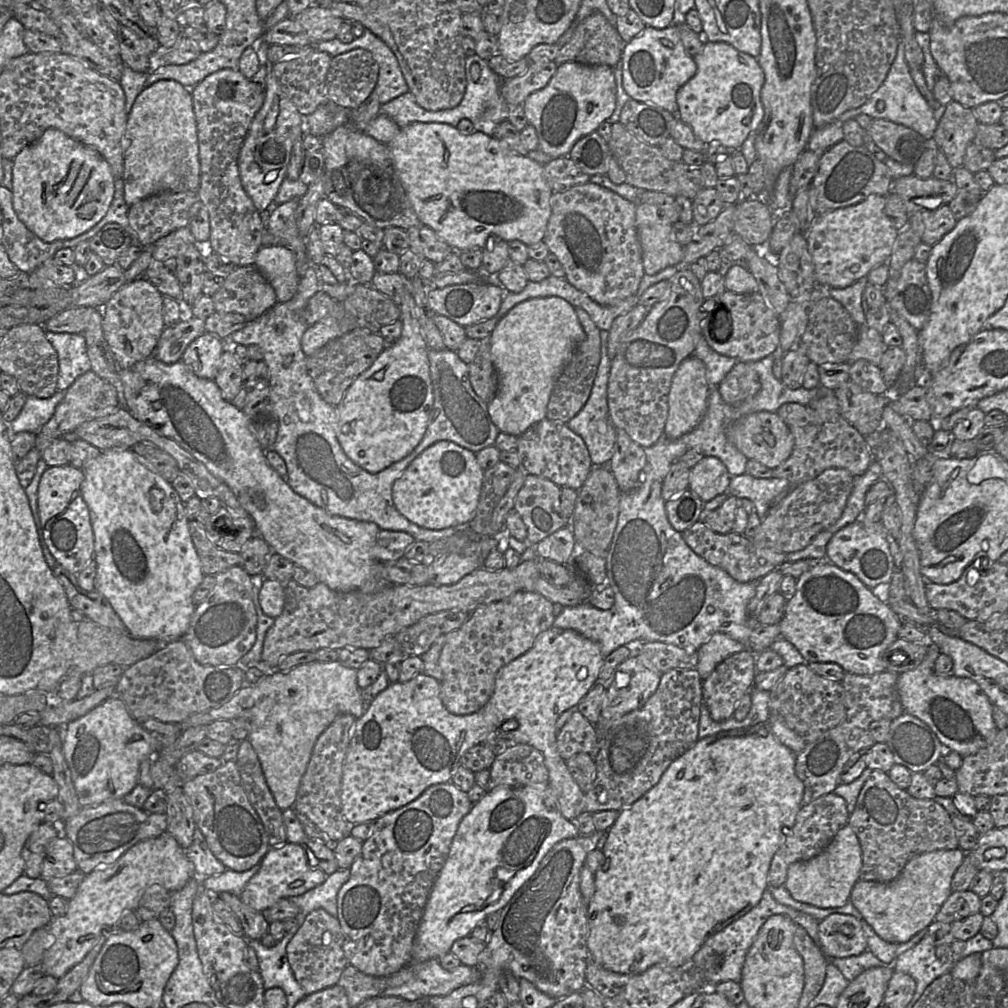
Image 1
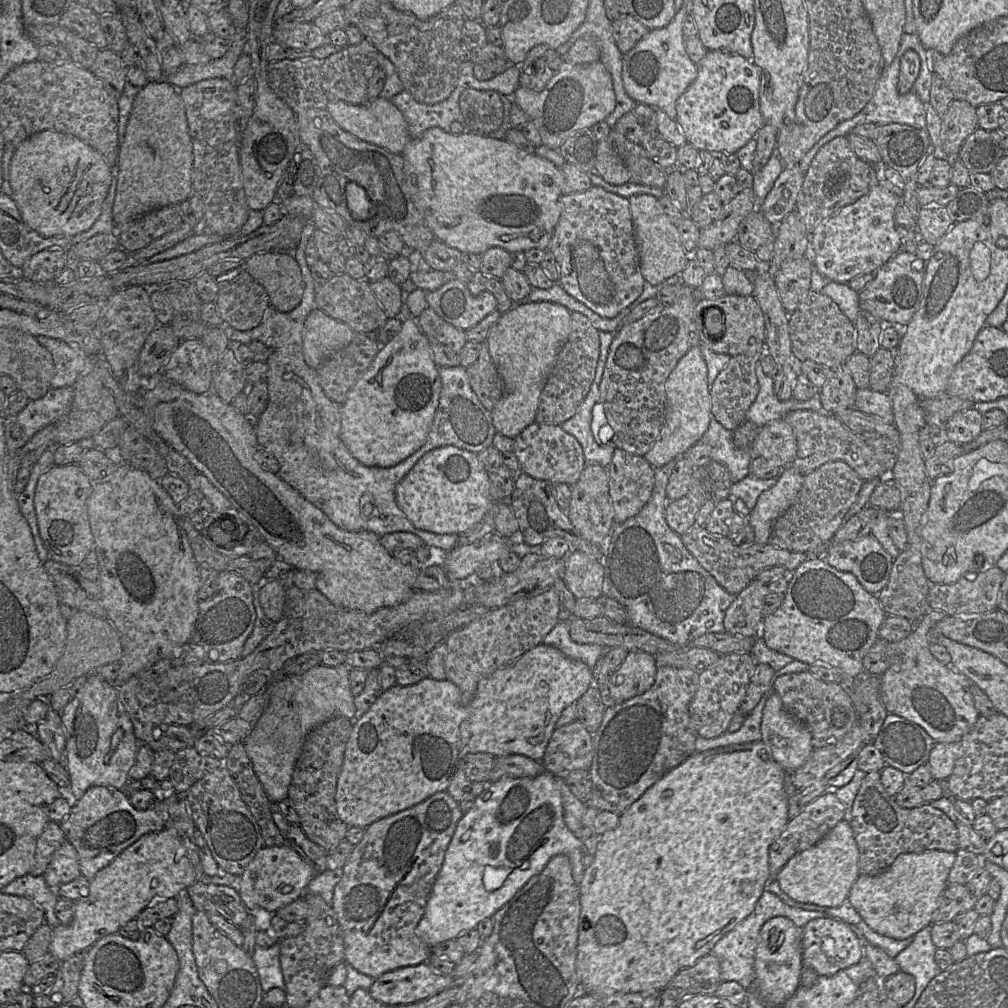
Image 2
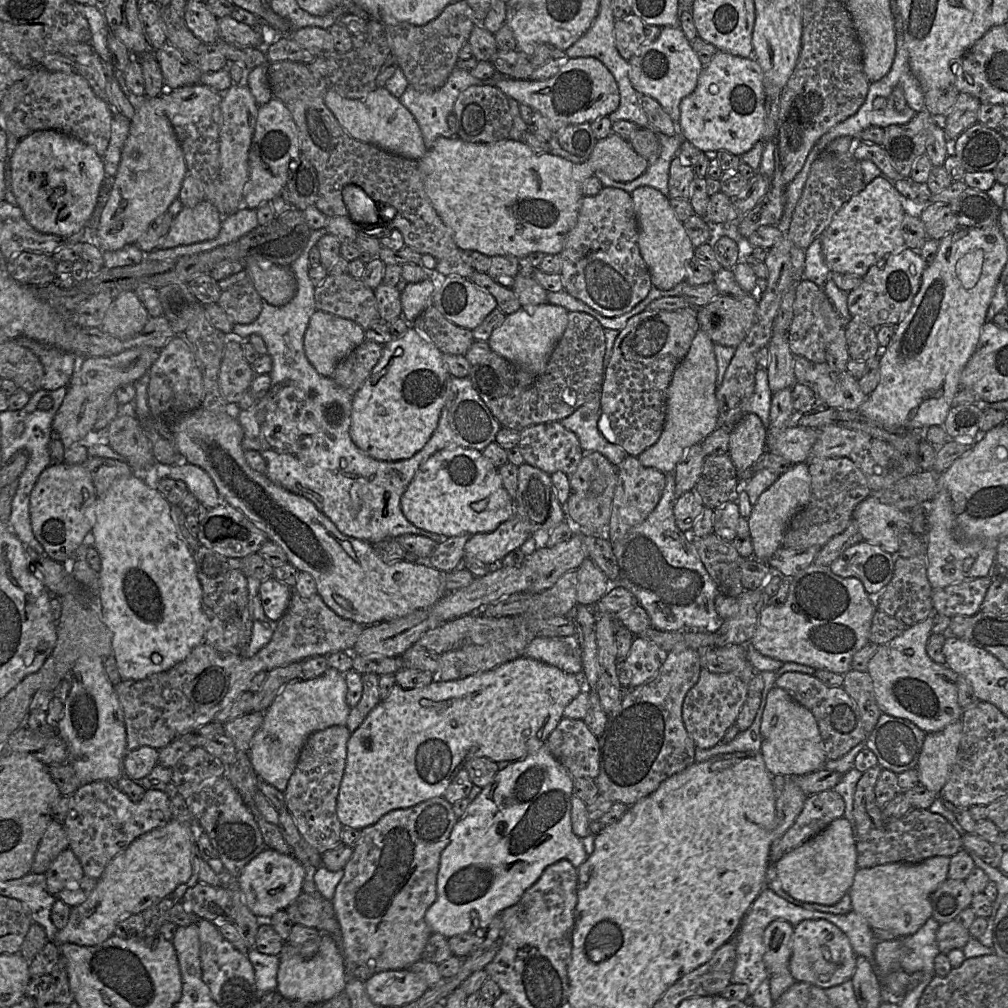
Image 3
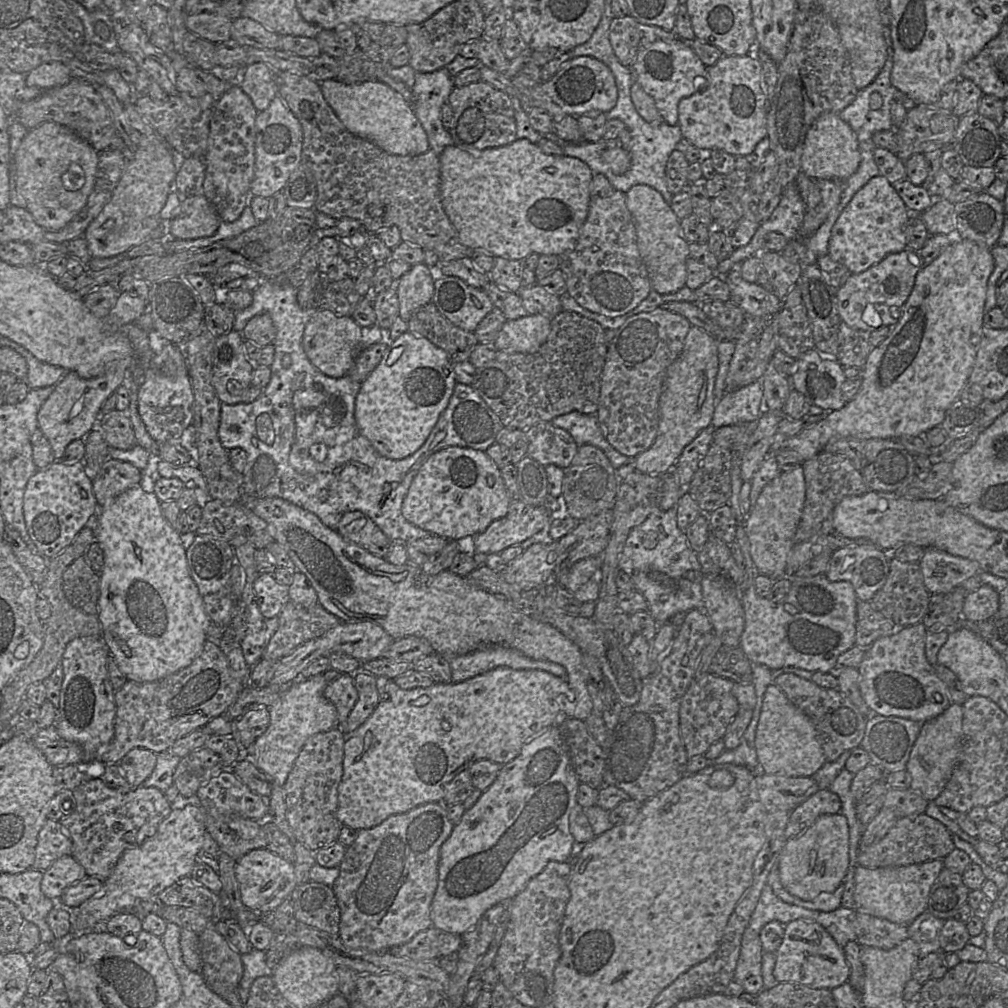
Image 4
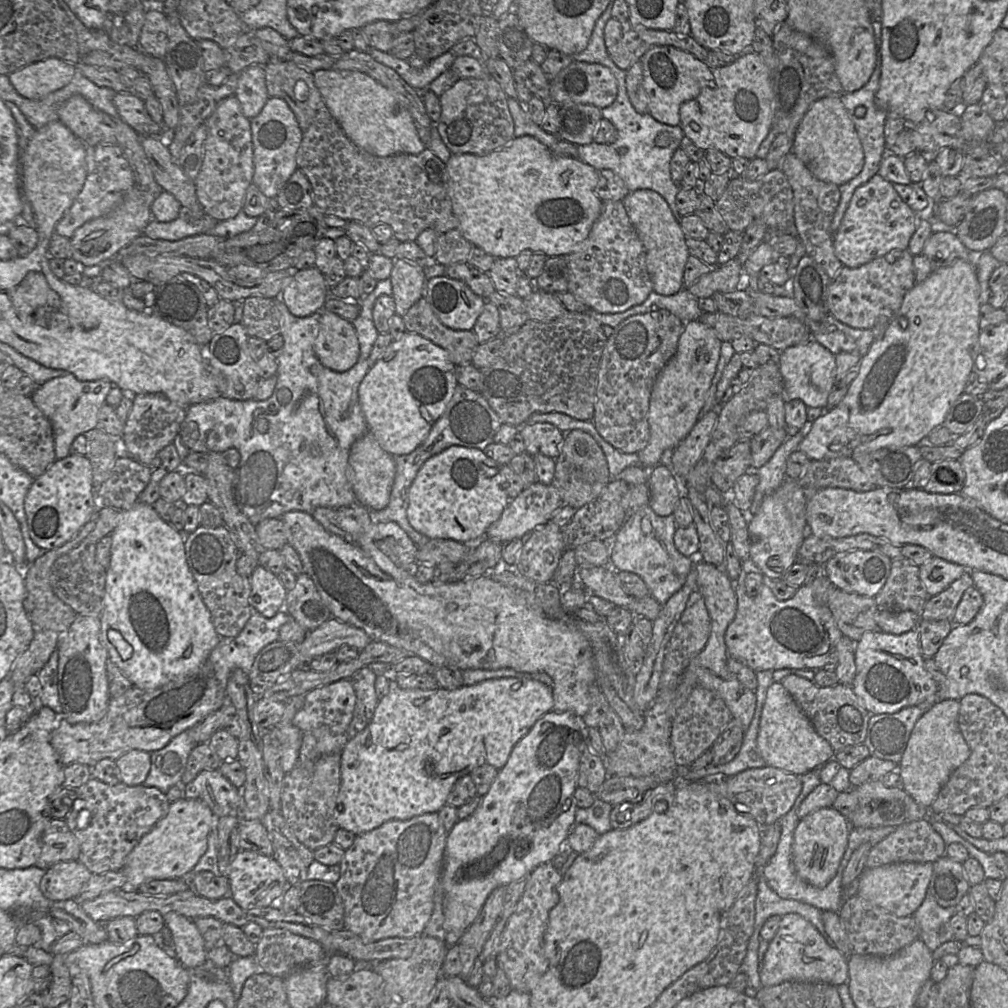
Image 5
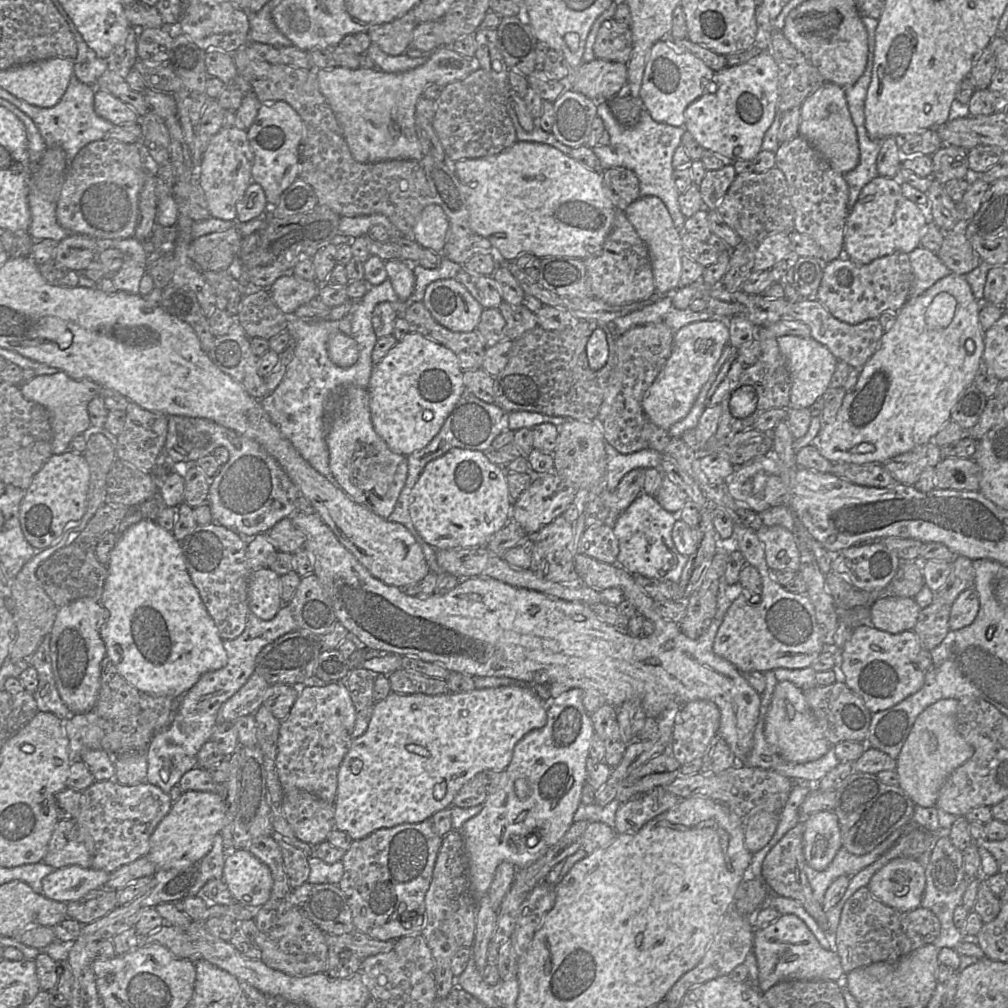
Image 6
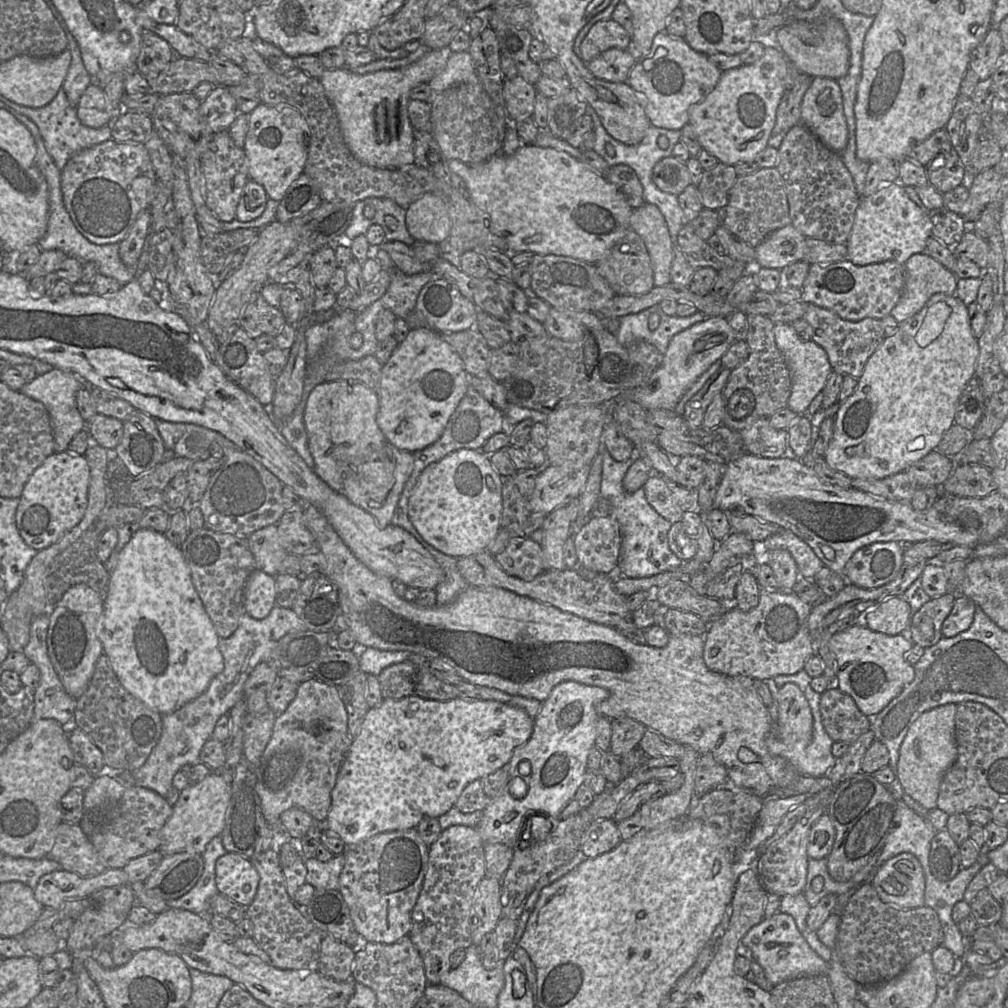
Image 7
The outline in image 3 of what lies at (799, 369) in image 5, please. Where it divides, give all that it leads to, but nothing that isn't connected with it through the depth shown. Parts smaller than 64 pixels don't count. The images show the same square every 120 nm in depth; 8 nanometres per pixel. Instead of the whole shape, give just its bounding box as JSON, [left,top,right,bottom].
[811,362,866,411]

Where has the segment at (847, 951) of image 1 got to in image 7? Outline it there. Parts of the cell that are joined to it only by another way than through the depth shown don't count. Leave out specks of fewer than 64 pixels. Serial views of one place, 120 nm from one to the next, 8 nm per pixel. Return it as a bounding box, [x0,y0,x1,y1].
[740,912,829,984]

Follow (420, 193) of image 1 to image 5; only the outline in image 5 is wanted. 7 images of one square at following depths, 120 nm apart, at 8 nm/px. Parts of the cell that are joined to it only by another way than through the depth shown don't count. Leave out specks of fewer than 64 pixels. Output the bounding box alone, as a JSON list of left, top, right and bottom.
[446,135,603,259]

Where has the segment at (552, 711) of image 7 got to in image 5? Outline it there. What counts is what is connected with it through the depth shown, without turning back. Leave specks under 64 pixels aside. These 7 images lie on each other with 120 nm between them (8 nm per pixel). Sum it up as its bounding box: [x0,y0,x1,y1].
[441,710,583,946]

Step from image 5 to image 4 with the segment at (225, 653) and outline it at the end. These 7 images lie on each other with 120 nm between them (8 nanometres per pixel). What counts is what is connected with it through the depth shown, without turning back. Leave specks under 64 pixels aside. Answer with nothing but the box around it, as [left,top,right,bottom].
[218,602,279,668]

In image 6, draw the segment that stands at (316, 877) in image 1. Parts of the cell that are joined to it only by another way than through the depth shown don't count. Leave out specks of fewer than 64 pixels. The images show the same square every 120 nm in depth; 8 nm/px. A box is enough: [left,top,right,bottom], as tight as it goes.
[222,849,273,909]

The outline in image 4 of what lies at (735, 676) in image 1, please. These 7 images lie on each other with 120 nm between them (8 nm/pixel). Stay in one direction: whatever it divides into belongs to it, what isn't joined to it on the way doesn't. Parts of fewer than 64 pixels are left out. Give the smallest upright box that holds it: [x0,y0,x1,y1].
[679,672,739,758]

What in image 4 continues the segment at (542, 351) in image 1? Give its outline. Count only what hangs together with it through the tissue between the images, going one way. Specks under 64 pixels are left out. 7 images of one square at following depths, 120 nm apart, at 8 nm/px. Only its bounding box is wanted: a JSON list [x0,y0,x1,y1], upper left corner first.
[494,315,551,353]

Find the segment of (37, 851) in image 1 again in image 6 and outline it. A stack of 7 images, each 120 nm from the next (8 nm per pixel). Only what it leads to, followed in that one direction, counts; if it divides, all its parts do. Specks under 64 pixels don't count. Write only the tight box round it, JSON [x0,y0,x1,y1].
[43,820,92,869]

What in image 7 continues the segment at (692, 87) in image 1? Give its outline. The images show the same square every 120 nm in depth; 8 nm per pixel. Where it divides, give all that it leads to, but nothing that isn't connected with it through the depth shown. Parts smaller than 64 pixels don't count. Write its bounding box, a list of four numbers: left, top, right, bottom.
[689,46,789,166]

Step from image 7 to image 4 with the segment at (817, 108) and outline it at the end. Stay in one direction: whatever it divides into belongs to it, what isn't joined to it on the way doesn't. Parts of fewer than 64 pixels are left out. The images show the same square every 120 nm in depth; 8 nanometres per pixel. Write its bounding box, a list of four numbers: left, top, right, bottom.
[801,113,861,180]

